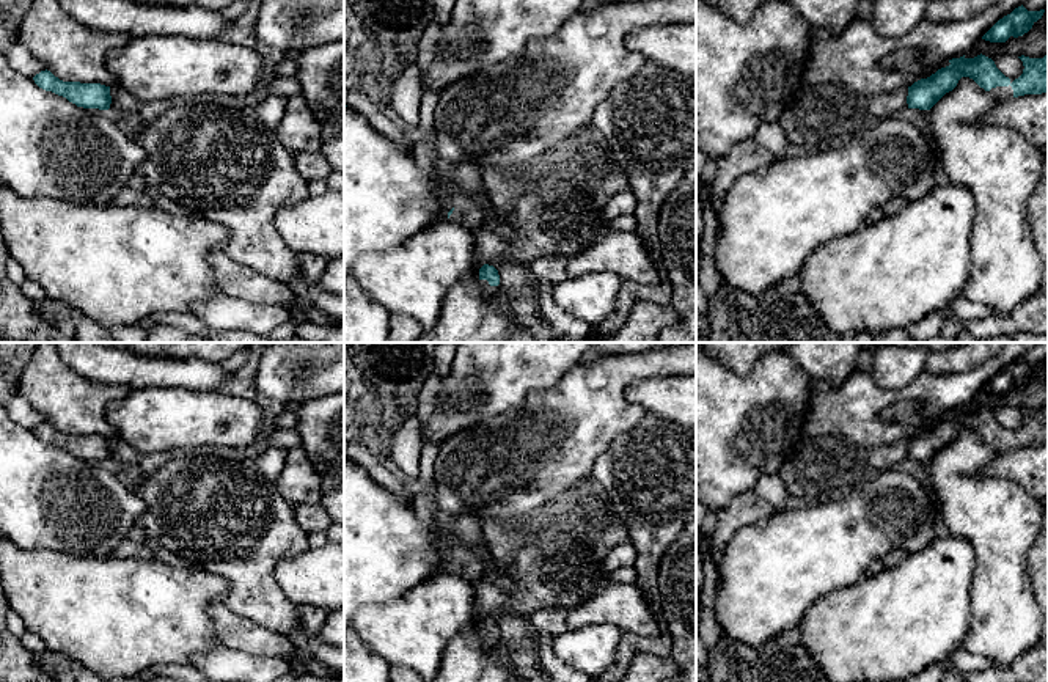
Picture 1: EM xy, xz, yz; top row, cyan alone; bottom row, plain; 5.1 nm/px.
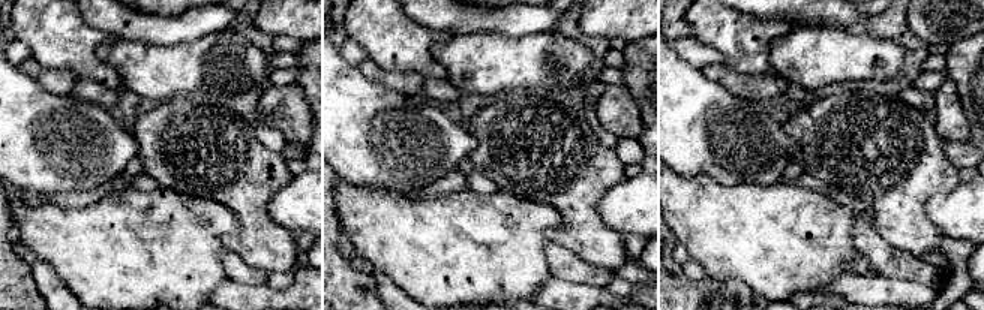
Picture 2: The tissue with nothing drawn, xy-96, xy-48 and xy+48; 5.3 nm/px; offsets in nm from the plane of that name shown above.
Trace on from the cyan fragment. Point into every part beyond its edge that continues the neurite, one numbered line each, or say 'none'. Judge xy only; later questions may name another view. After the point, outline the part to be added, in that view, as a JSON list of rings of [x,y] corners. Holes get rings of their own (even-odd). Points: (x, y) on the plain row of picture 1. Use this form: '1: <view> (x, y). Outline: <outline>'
none

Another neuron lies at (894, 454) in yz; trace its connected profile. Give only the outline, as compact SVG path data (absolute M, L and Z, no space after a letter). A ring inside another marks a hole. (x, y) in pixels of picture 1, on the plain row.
M902 438L892 445L880 446L872 454L870 468L872 470L888 470L900 467L908 460L907 456L908 440Z

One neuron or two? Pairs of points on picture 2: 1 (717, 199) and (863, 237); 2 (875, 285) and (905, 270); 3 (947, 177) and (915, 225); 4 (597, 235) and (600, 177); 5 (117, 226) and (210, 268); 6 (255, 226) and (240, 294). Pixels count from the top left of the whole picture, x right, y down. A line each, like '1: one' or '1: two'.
1: two
2: two
3: one
4: one
5: one
6: two

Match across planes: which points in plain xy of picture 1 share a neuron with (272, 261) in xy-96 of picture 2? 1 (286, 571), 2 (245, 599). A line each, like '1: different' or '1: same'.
1: different
2: same

